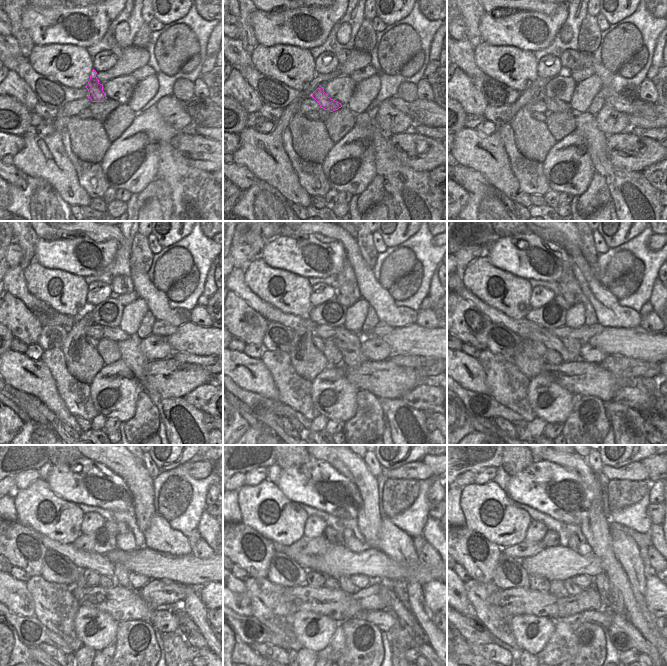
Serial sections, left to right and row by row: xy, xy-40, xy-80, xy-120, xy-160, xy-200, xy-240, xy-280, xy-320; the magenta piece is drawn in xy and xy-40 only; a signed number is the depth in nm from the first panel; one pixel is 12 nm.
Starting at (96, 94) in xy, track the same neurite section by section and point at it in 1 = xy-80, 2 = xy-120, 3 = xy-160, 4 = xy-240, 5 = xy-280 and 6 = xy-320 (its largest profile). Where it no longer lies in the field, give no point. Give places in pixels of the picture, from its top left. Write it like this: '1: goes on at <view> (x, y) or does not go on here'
1: goes on at xy-80 (553, 106)
2: goes on at xy-120 (117, 334)
3: goes on at xy-160 (341, 333)
4: goes on at xy-240 (121, 573)
5: goes on at xy-280 (345, 583)
6: goes on at xy-320 (572, 589)

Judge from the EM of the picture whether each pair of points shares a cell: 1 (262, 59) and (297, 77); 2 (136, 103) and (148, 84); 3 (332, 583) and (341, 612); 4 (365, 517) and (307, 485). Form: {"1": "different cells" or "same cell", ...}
{"1": "same cell", "2": "same cell", "3": "different cells", "4": "different cells"}

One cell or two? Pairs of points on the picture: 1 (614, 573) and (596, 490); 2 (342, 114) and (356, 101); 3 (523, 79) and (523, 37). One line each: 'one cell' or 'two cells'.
1: one cell
2: two cells
3: two cells

